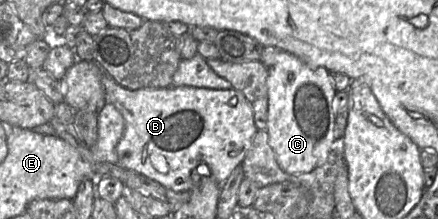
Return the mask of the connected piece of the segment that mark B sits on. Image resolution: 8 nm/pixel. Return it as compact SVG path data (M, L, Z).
M107 74L103 75L102 85L106 103L113 104L125 121L123 136L116 147L118 164L174 192L192 189L192 173L197 167L199 175L211 175L222 185L235 168L241 166L258 132L251 104L235 89L129 90Z

